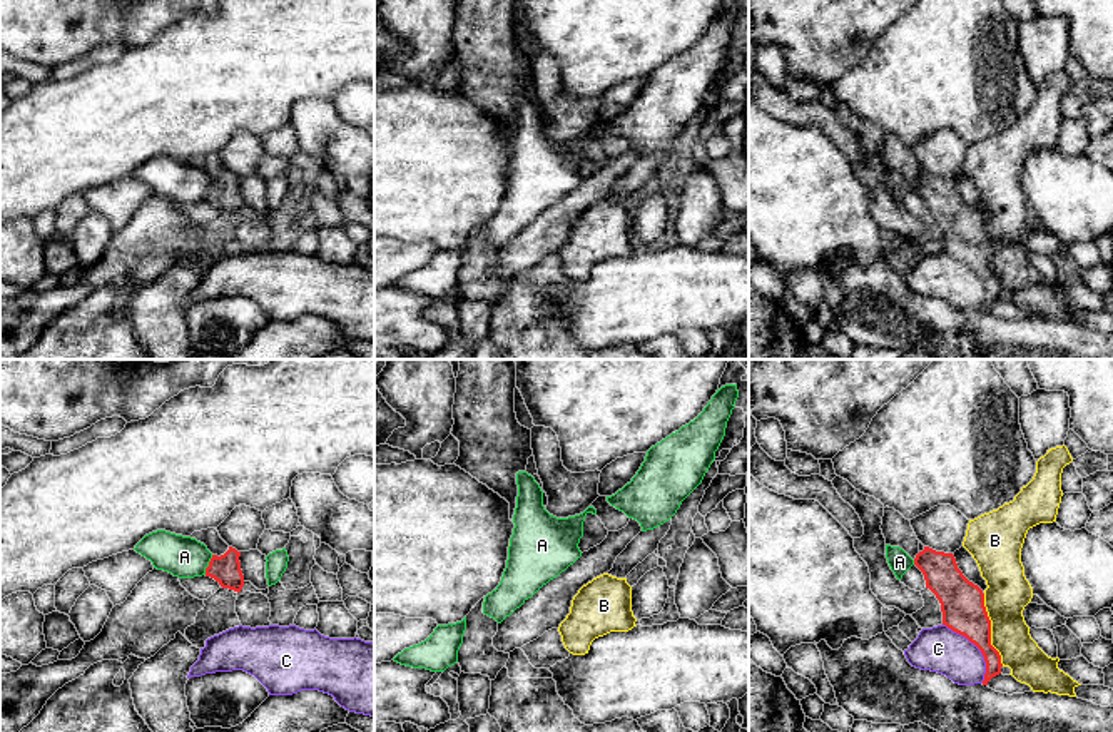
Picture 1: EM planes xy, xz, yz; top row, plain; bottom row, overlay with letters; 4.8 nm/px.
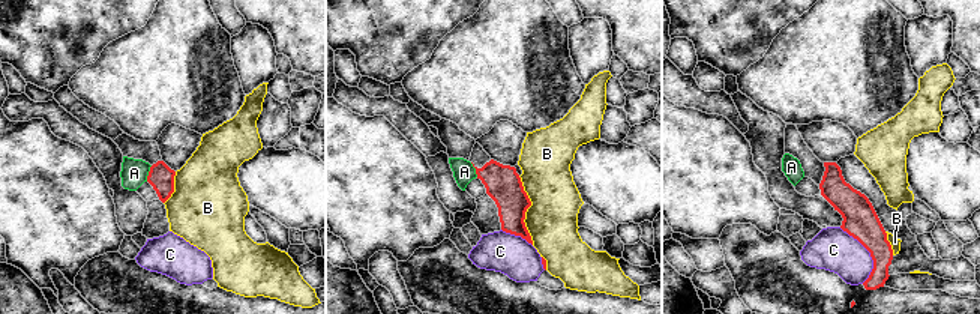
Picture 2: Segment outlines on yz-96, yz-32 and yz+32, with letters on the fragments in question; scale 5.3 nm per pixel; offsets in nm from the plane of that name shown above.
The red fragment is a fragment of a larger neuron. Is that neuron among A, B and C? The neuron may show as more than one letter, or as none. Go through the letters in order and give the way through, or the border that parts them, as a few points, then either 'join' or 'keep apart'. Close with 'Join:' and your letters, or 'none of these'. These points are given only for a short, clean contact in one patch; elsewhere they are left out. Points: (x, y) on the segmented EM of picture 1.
A: border xy (213, 555), (204, 574); keep apart
B: keep apart
C: keep apart
Join: none of these

